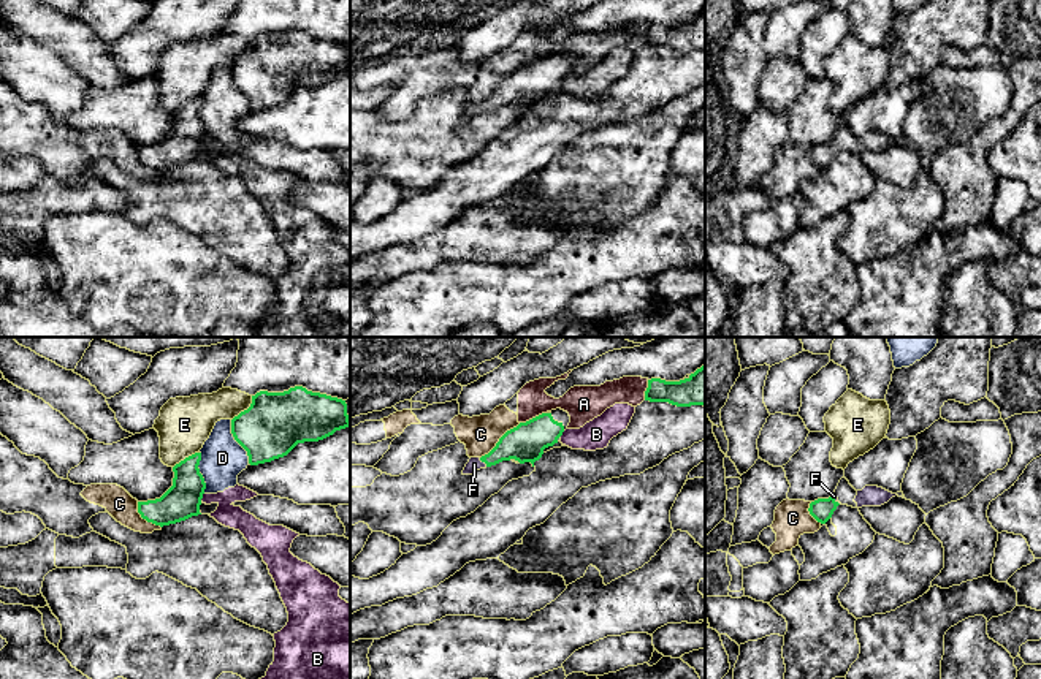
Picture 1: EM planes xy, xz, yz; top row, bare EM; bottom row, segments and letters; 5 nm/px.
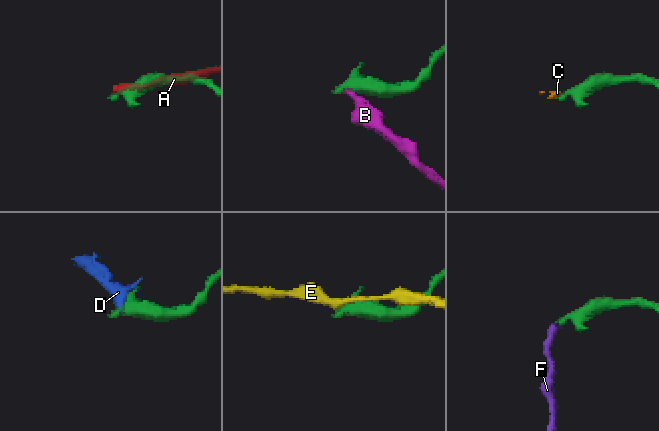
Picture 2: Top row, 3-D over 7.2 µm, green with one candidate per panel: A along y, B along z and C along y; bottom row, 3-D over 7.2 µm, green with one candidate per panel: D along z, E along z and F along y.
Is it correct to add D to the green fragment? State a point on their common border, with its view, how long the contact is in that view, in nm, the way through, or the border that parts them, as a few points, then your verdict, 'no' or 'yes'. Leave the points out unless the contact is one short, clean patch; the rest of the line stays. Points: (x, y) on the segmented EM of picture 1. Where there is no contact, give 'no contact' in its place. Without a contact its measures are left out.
meets green in xy at (236, 440); contact 240 nm long; no

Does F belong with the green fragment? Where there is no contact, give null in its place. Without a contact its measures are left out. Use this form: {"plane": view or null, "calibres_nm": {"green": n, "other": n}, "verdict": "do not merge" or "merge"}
{"plane": "xz", "calibres_nm": {"green": 190, "other": 70}, "verdict": "merge"}

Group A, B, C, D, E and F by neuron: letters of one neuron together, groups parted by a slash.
A C / B D / E / F

